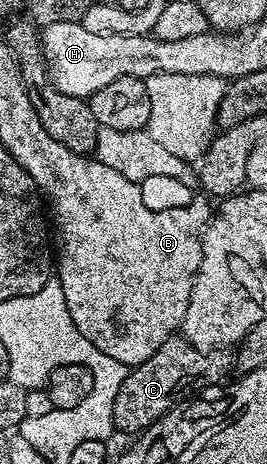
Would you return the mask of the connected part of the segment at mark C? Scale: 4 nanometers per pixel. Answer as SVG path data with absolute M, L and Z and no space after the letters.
M181 334L170 336L168 342L164 342L156 354L152 354L152 358L133 365L127 371L120 390L116 390L116 402L112 402L115 429L119 433L138 434L152 427L181 400L223 383L229 377L226 375L235 371L234 357L235 353L229 347L197 348Z

